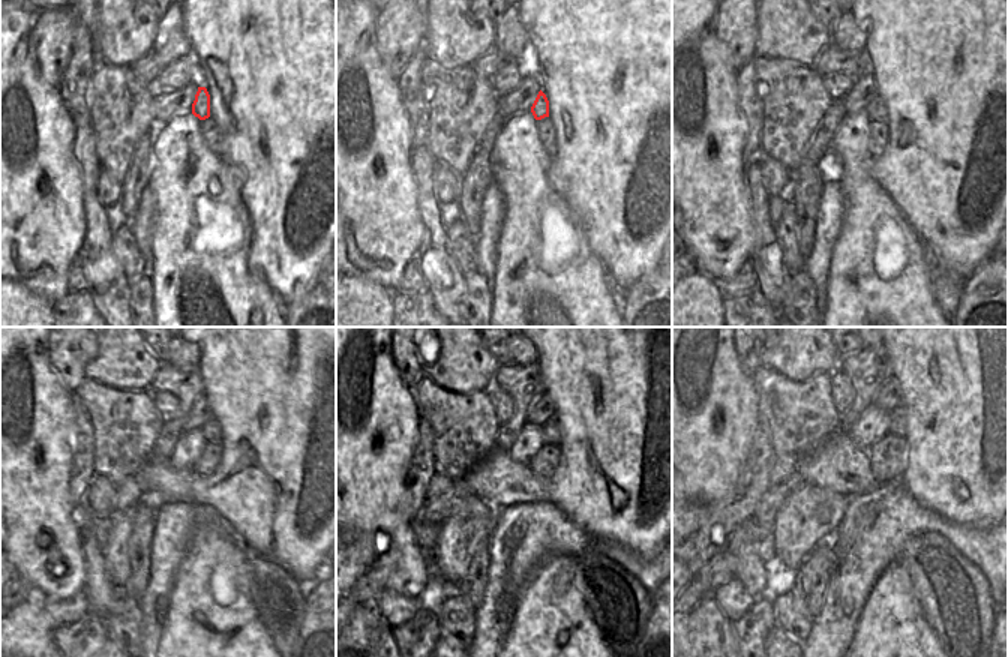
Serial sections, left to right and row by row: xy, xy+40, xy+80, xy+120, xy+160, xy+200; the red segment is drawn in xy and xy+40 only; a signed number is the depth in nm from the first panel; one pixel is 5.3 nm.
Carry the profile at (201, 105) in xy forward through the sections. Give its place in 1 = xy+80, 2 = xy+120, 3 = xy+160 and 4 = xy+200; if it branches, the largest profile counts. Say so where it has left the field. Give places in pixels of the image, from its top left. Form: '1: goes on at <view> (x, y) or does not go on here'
1: goes on at xy+80 (876, 110)
2: goes on at xy+120 (212, 431)
3: goes on at xy+160 (551, 435)
4: goes on at xy+200 (897, 428)

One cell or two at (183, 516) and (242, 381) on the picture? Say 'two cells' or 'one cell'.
two cells

